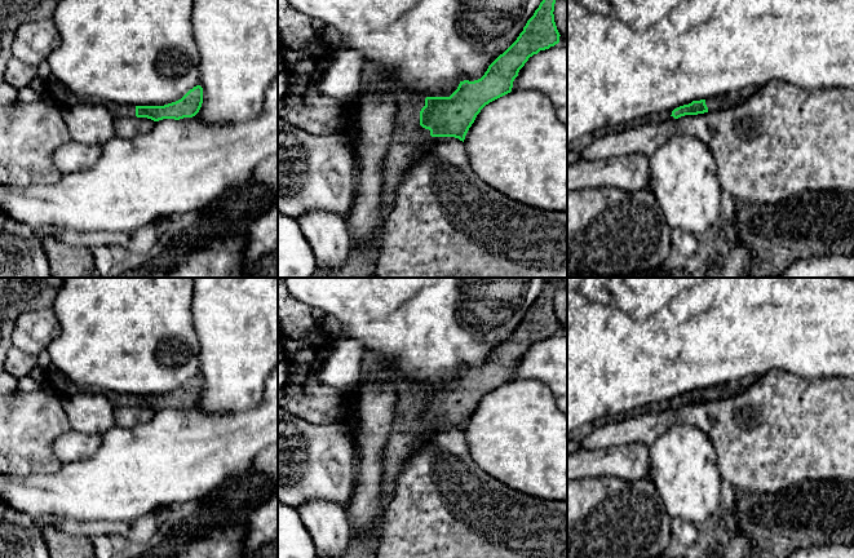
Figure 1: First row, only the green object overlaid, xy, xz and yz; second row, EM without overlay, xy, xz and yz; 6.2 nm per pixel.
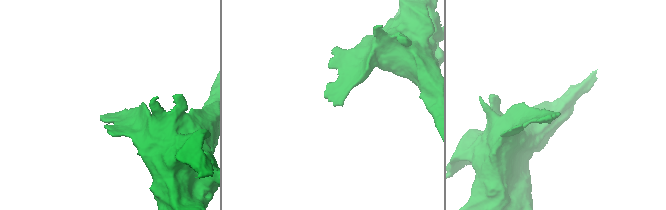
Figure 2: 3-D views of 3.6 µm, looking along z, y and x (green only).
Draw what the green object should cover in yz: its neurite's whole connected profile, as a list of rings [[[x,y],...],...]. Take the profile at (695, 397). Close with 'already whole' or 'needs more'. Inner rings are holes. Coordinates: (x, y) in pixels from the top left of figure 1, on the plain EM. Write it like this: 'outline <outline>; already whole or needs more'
outline [[[747,376],[729,384],[718,384],[711,389],[693,390],[689,394],[674,398],[669,404],[678,408],[685,404],[698,404],[730,398],[744,391],[753,381],[756,381],[756,378],[756,376]]]; needs more

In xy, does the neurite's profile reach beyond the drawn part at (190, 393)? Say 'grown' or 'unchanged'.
grown

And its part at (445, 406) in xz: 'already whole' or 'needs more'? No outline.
needs more

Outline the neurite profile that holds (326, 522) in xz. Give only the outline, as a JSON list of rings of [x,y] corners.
[[[313,500],[302,504],[297,510],[313,537],[318,557],[340,558],[351,537],[345,506],[331,501]]]

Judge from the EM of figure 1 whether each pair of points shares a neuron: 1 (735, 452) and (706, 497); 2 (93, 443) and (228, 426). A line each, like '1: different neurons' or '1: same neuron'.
1: different neurons
2: different neurons

